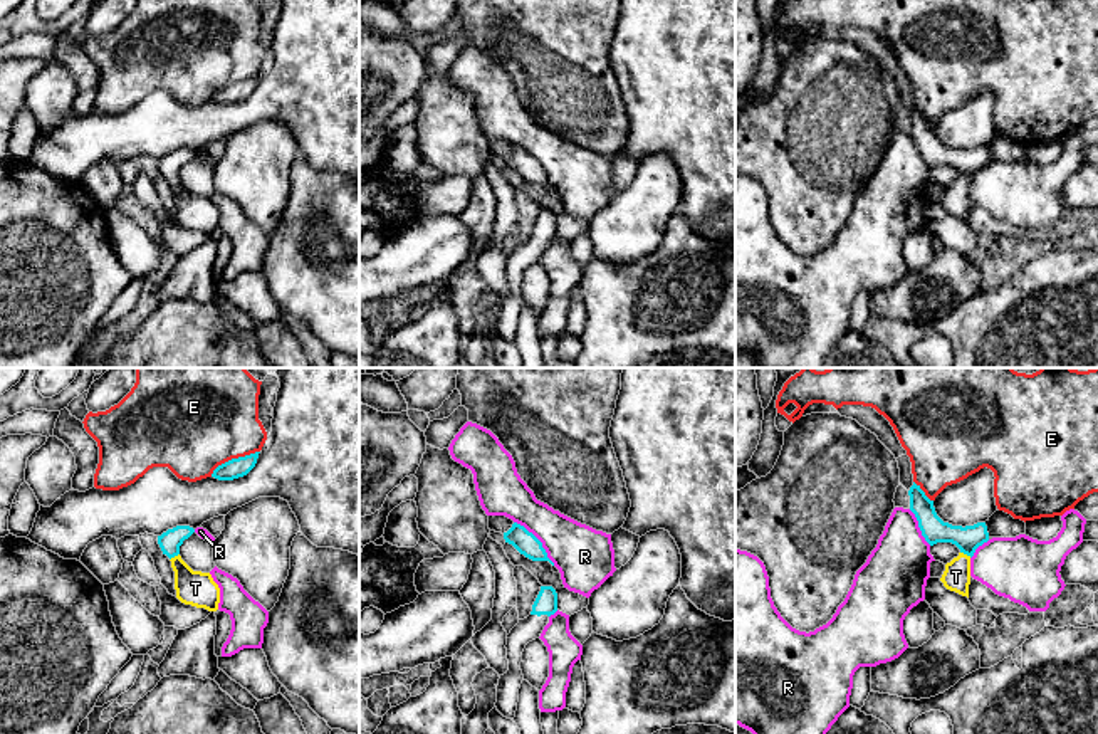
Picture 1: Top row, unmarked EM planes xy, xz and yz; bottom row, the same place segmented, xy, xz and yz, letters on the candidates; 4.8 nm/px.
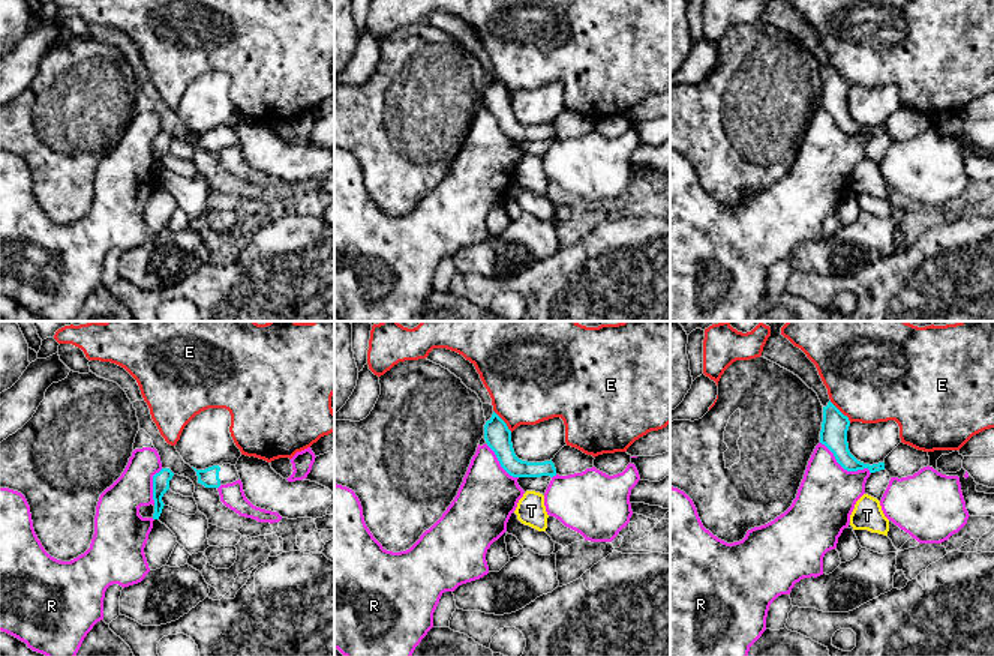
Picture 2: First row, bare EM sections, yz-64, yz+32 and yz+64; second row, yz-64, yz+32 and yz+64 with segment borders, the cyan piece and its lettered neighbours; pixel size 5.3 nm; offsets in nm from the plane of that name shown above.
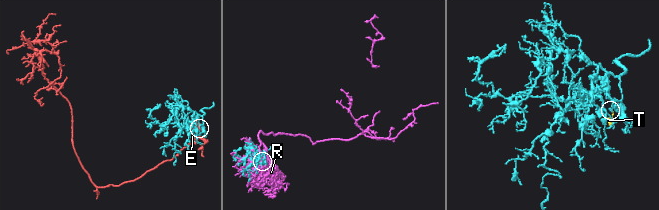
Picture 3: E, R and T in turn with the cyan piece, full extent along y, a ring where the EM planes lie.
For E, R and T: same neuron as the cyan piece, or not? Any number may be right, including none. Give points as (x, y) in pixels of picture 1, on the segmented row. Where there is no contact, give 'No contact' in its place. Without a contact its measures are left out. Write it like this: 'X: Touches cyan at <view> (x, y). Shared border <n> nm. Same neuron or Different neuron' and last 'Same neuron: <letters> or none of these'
E: Touches cyan at xy (234, 459). Shared border 260 nm. Different neuron
R: Touches cyan at xz (539, 541). Shared border 300 nm. Different neuron
T: Touches cyan at yz (966, 553). Shared border 60 nm. Same neuron
Same neuron: T

